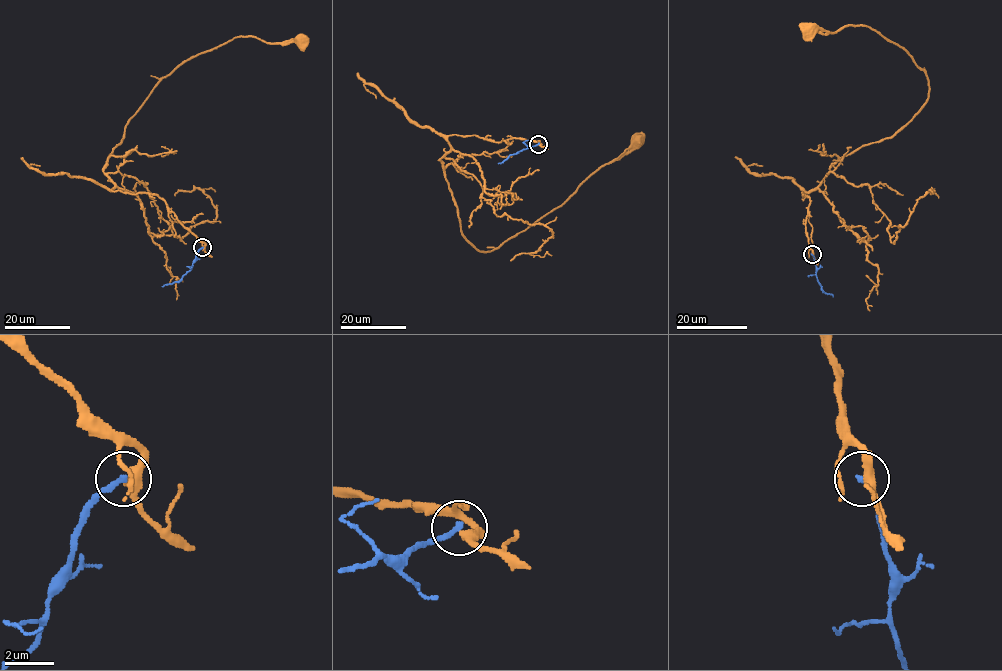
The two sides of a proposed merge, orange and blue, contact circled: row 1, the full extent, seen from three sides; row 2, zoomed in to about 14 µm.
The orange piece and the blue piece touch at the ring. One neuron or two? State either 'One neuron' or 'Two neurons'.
Two neurons

